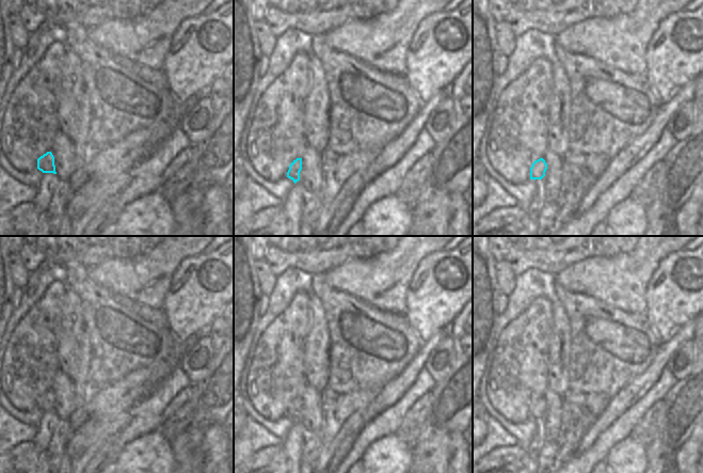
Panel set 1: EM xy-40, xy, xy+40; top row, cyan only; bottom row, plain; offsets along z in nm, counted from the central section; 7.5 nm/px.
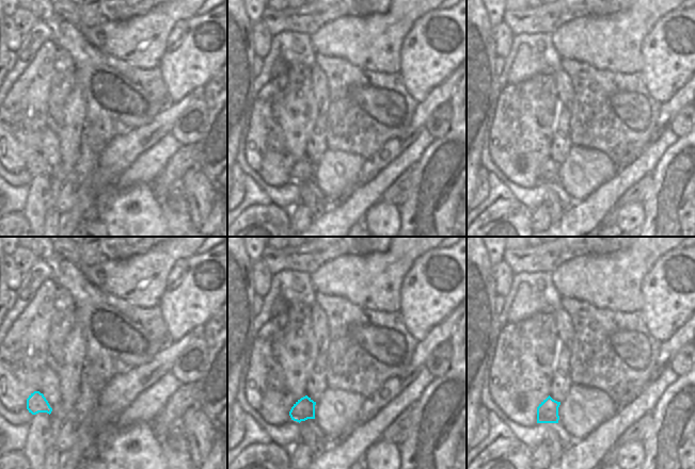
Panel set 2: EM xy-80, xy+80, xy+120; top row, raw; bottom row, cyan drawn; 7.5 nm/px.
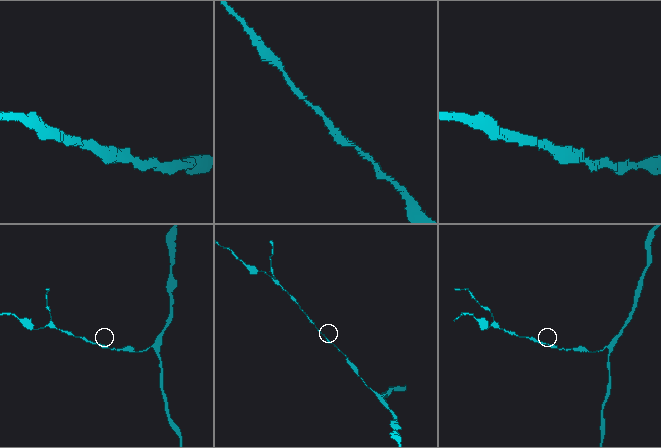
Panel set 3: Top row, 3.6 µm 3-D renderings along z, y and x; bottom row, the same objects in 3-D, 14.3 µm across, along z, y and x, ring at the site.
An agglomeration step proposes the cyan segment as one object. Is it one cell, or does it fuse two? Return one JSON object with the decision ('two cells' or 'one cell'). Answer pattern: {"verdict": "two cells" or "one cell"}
{"verdict": "one cell"}

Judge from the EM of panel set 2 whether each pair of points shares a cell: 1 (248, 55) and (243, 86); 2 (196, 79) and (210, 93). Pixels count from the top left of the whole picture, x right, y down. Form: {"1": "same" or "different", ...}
{"1": "same", "2": "different"}

